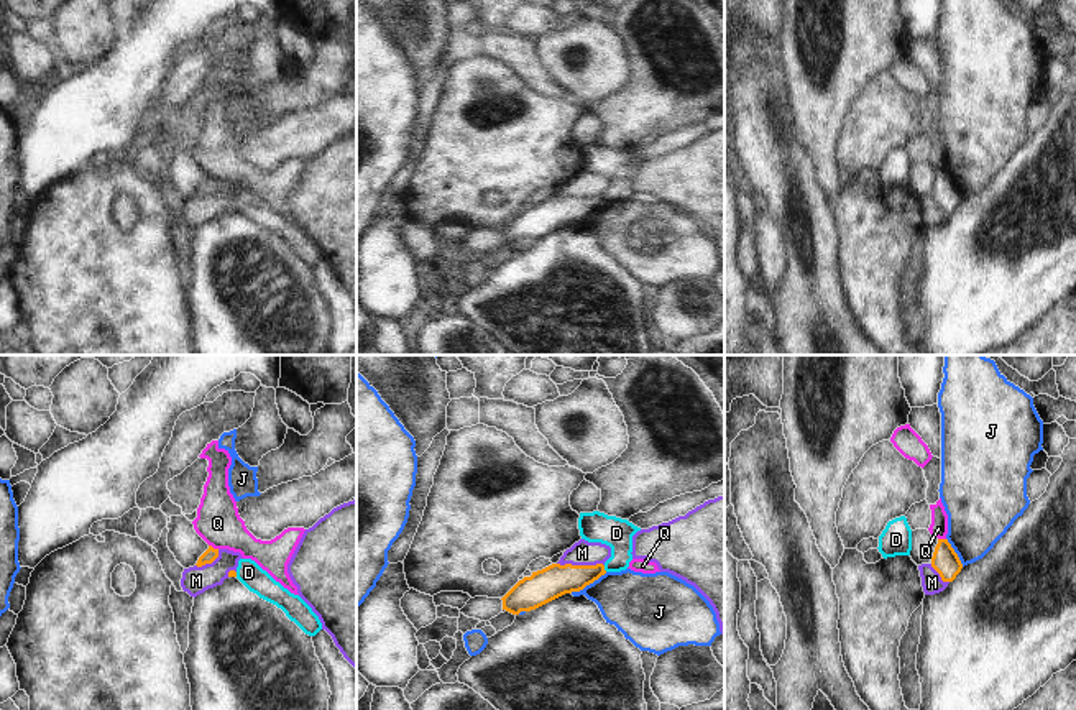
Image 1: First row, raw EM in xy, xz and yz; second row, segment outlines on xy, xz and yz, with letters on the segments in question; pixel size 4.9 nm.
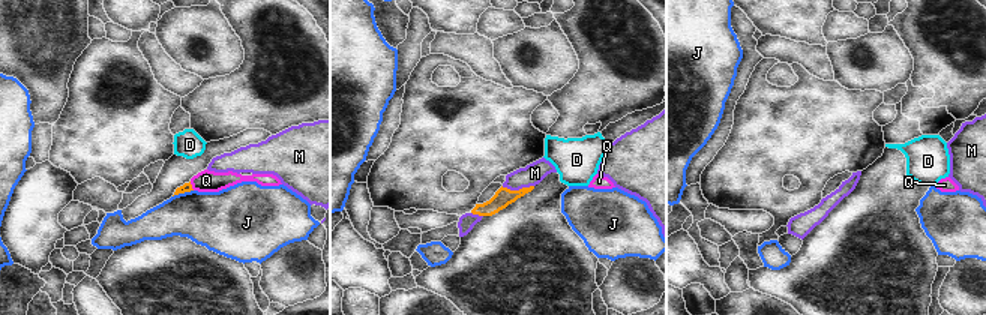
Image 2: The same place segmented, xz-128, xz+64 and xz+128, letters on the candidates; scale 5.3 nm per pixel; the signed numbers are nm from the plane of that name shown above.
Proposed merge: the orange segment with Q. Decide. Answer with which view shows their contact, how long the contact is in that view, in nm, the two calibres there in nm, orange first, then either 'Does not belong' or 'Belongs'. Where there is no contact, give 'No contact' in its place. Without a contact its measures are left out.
Touches orange in xy. Shared border 50 nm. Thickness 70 nm (orange) against 220 nm. Does not belong

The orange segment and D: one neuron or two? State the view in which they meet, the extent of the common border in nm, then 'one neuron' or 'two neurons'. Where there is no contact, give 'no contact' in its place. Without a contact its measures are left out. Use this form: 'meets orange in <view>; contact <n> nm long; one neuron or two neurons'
meets orange in xz; contact 40 nm long; two neurons

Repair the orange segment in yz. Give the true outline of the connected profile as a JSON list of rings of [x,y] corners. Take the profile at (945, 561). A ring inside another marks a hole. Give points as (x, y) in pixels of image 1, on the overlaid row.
[[[938,539],[931,557],[931,567],[940,574],[943,582],[953,582],[961,572],[963,564],[948,539]]]

